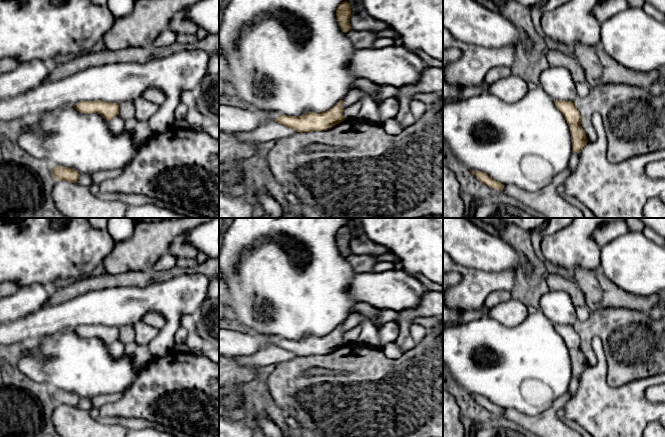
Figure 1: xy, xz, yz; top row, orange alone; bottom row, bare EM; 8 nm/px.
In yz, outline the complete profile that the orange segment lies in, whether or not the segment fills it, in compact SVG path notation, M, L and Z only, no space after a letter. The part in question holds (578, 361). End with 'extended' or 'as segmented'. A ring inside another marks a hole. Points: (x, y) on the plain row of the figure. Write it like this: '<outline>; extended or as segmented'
M556 324L556 332L562 337L570 352L572 375L580 378L588 366L586 358L581 350L581 339L572 325Z; as segmented

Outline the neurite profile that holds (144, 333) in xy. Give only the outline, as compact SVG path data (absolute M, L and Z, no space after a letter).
M143 321L134 325L136 333L136 343L139 345L149 345L153 337L155 337L159 330L146 324Z

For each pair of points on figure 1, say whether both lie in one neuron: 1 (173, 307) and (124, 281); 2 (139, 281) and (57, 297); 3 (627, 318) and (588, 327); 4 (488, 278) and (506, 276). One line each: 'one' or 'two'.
1: two
2: one
3: one
4: one

